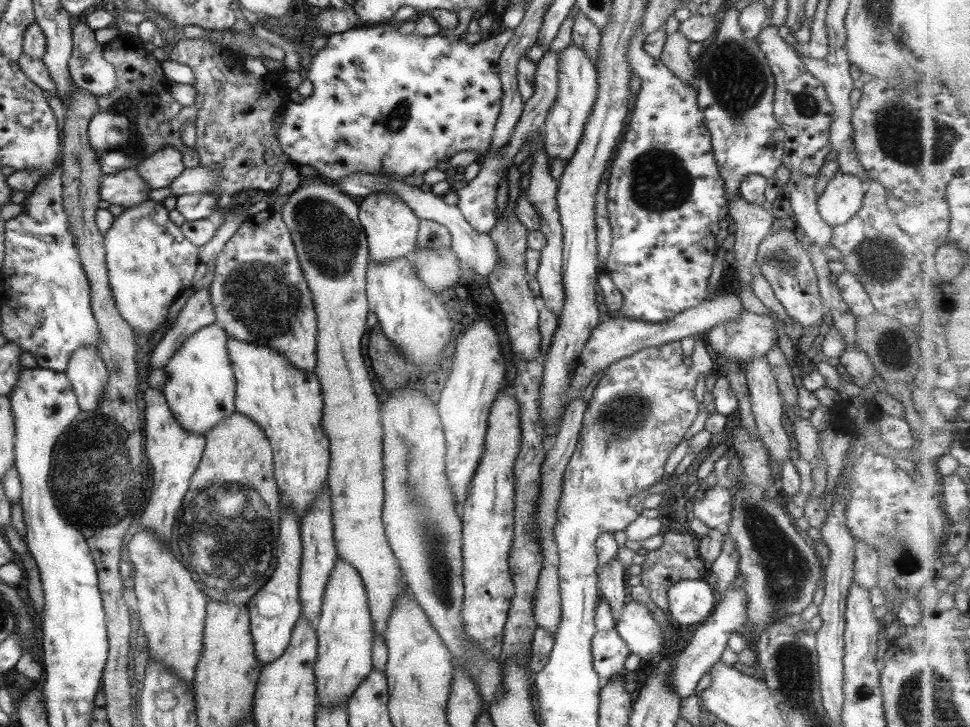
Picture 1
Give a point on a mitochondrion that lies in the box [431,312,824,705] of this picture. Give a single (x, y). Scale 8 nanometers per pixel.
(788, 572)

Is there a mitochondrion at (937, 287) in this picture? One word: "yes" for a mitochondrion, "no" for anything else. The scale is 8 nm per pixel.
no

